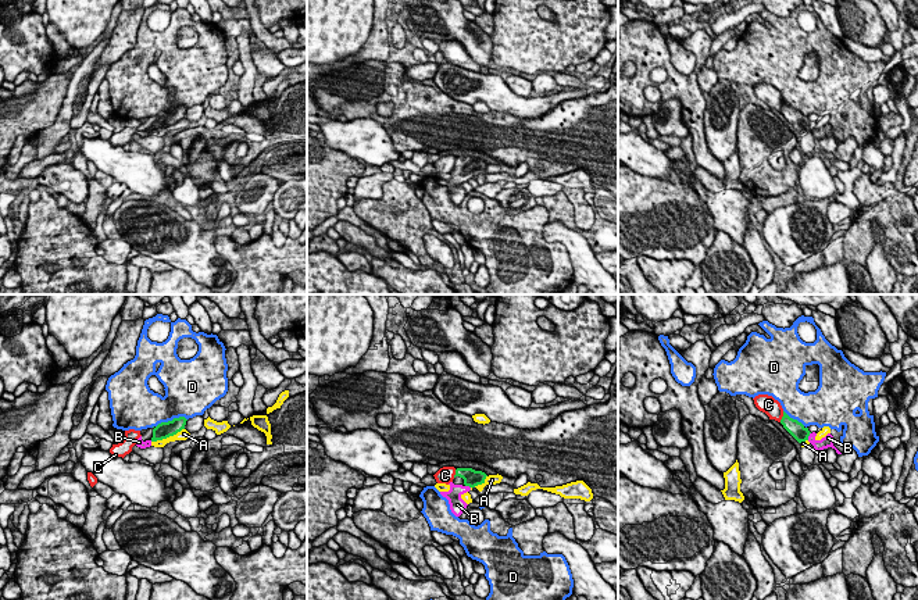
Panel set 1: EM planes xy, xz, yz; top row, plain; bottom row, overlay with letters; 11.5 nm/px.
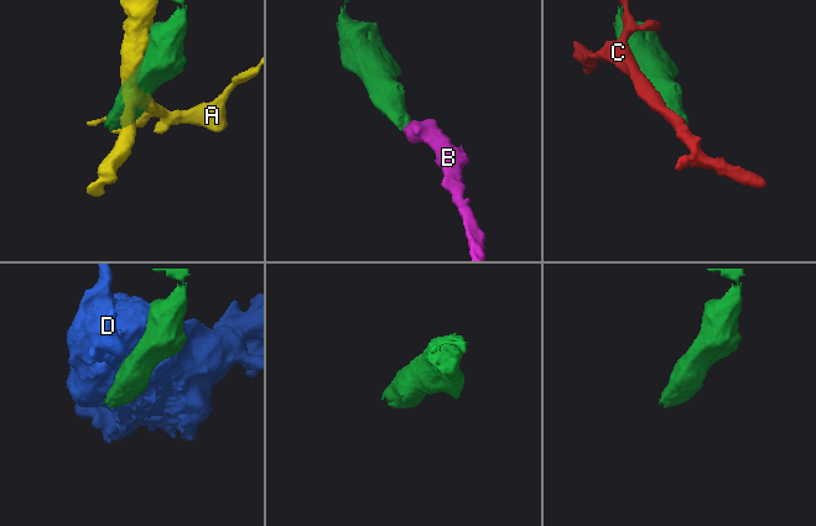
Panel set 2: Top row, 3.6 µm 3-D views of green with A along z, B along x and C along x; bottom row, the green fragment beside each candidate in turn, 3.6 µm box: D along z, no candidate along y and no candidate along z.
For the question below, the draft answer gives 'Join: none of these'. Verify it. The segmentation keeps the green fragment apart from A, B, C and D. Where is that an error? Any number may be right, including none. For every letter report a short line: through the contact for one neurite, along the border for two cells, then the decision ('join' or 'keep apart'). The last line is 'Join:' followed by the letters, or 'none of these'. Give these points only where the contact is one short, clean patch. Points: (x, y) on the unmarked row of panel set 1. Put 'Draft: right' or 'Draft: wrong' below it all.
A: keep apart
B: line yz (793, 115), (800, 122), (808, 124), (815, 131), (825, 131); join
C: keep apart
D: keep apart
Join: B
Draft: wrong

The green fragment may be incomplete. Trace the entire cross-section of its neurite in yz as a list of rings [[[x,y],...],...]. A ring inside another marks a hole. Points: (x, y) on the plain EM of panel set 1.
[[[783,100],[783,106],[781,108],[781,112],[783,114],[783,117],[799,131],[806,131],[808,129],[815,140],[821,140],[824,138],[832,136],[836,139],[837,143],[842,143],[835,135],[833,135],[833,125],[831,122],[828,122],[825,126],[822,126],[821,129],[817,129],[815,121],[810,121],[808,117],[806,117],[801,111],[799,111],[797,108],[790,107],[785,100]]]

